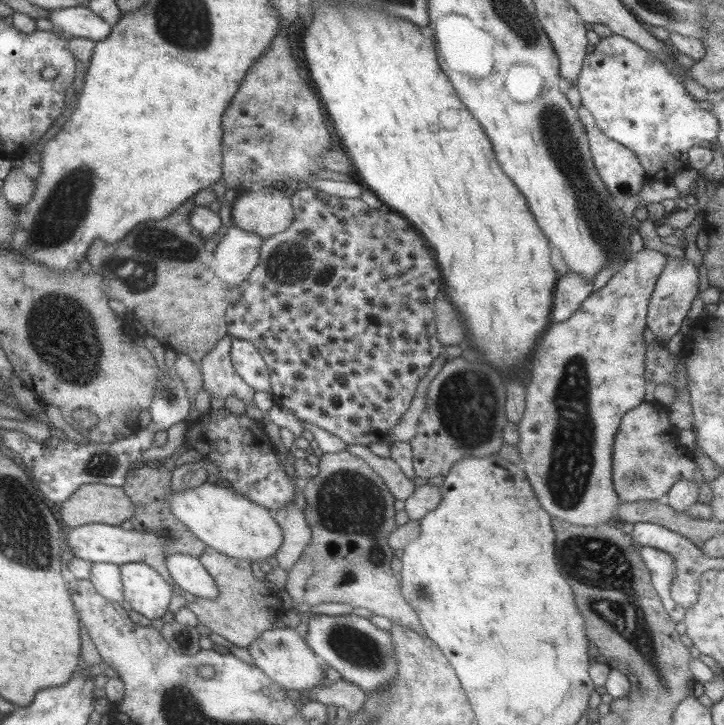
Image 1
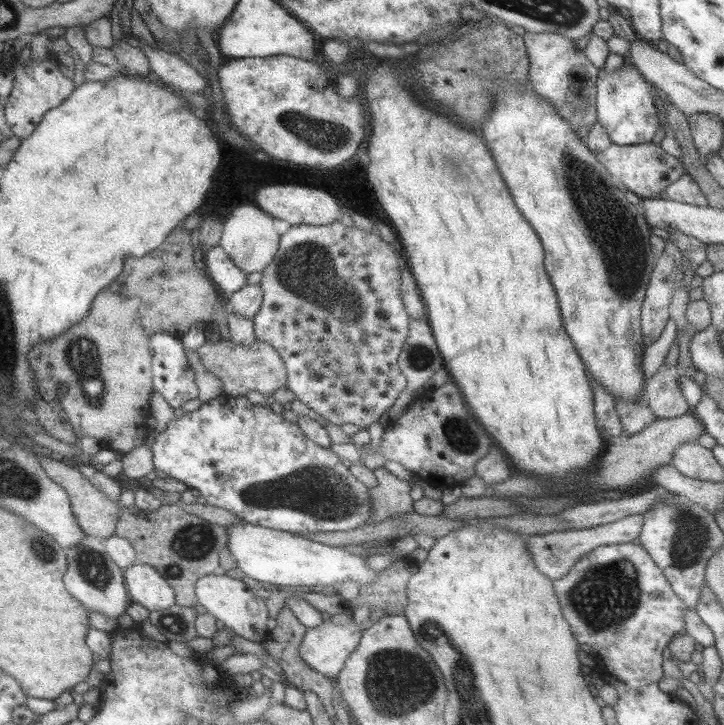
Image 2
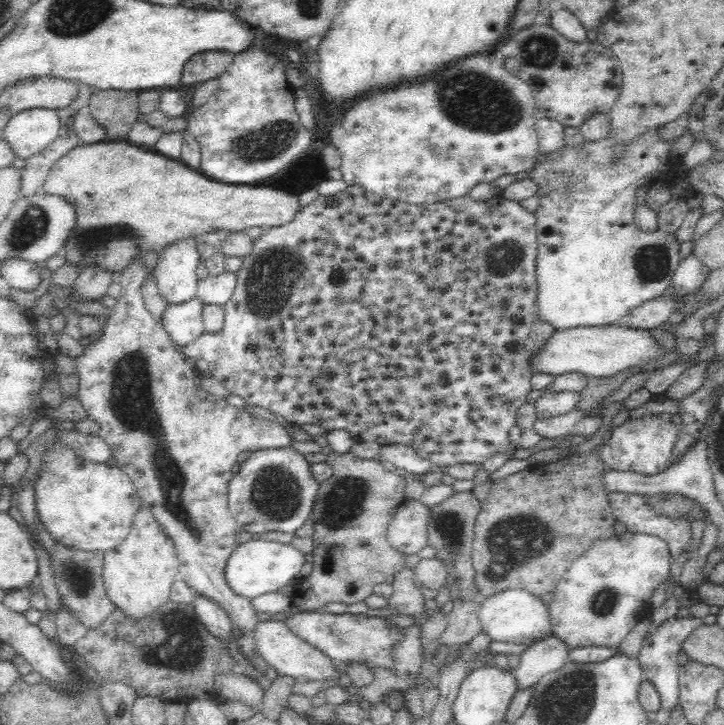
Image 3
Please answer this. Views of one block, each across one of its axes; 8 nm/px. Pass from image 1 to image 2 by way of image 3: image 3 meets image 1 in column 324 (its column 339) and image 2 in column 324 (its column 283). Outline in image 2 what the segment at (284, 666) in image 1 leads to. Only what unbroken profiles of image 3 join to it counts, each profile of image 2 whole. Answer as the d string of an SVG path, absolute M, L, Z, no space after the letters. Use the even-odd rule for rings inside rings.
M359 617L343 626L324 622L317 628L310 628L300 646L300 657L319 674L337 677L371 624L368 619Z

